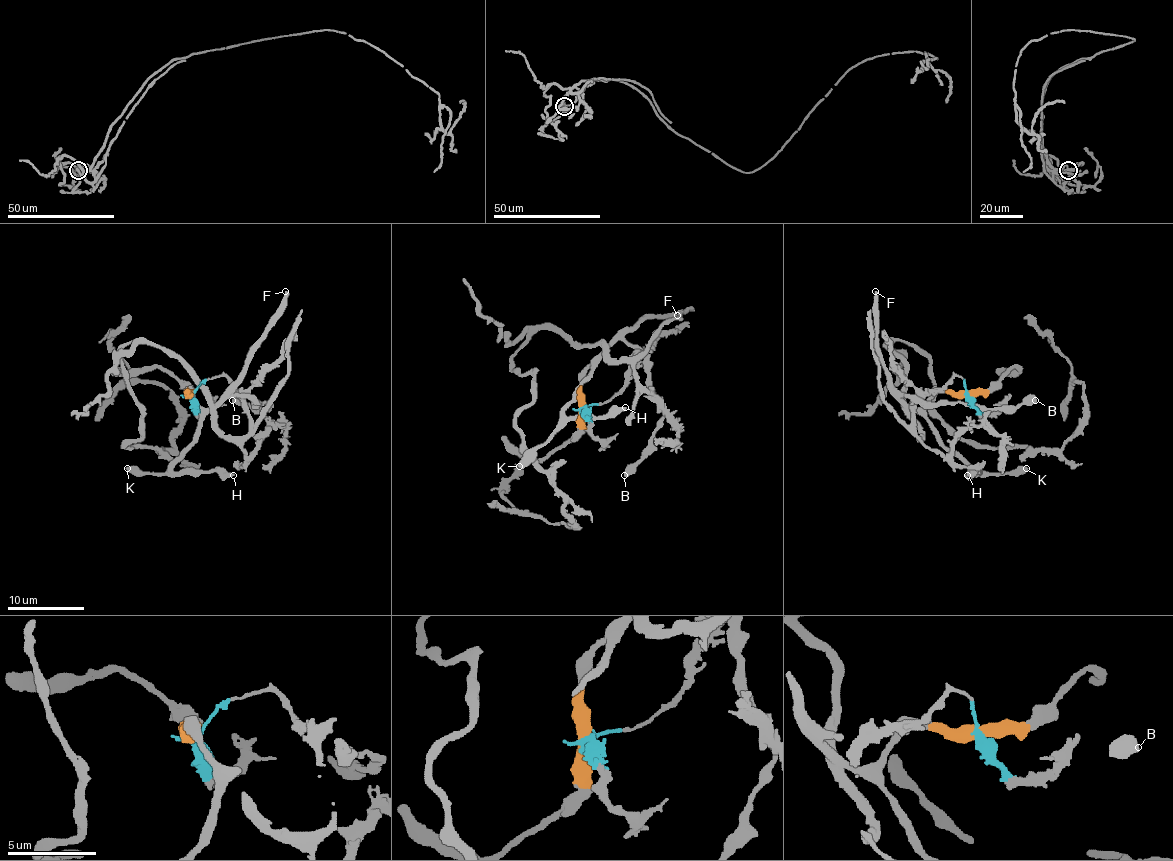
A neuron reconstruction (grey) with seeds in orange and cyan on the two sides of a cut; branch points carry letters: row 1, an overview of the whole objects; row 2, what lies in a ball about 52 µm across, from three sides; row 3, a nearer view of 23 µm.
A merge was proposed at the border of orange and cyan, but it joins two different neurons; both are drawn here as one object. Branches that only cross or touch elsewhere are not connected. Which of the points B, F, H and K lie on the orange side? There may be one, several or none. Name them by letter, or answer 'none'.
B, F, H, K

